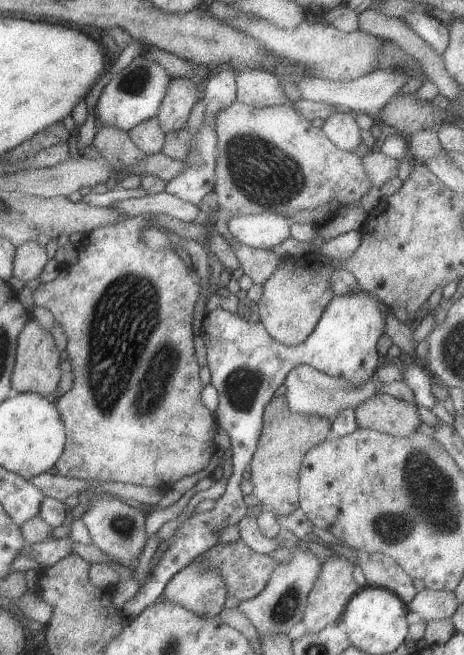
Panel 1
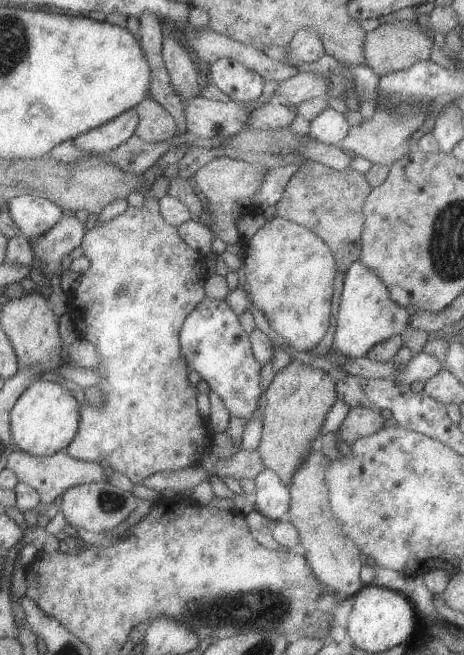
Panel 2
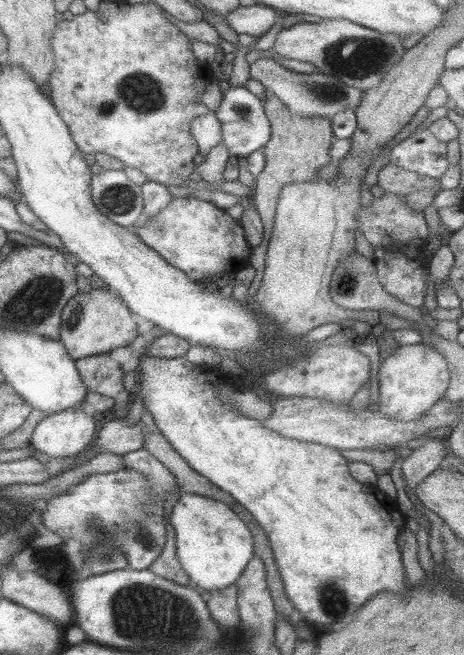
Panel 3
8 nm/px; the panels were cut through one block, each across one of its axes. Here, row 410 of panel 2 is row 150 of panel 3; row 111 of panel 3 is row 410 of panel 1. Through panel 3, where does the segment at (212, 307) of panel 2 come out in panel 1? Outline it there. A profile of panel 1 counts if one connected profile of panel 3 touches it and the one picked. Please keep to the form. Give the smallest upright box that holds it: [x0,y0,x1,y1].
[119,294,385,622]

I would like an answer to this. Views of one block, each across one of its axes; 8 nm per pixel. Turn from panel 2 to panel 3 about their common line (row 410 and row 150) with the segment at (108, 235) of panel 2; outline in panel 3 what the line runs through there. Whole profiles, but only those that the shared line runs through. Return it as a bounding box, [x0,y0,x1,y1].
[47,2,213,188]

